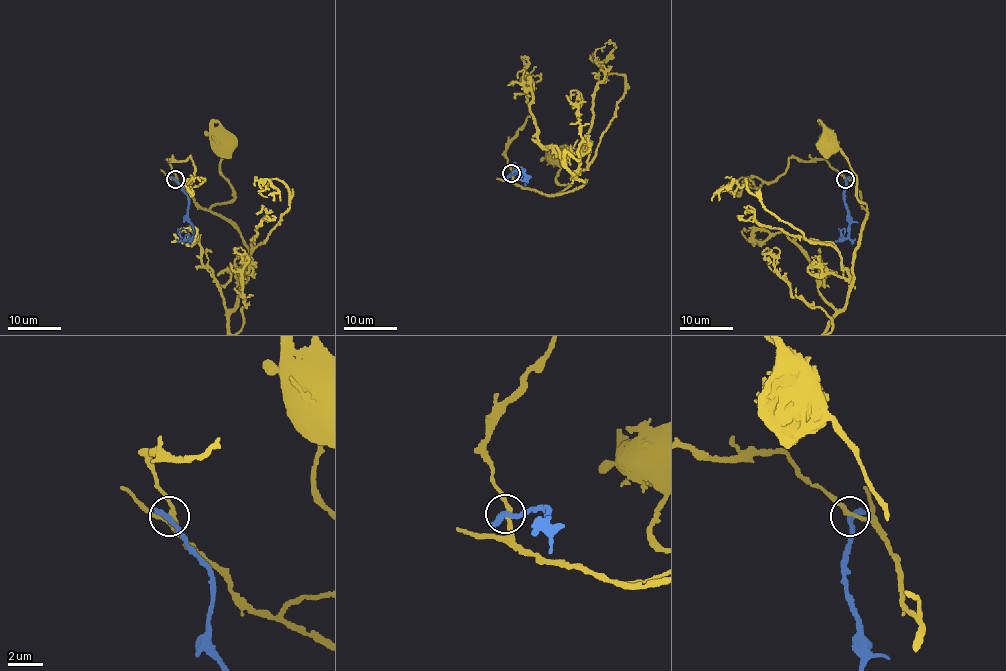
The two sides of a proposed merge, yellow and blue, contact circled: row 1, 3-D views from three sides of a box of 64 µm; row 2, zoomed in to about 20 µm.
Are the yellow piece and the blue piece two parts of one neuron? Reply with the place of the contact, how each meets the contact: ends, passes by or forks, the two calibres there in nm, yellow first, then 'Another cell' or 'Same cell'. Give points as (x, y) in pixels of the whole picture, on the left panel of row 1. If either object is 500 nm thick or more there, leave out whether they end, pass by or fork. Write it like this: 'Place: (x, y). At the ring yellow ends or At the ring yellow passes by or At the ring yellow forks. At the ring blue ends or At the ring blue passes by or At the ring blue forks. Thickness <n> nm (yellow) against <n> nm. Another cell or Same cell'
Place: (175, 179). At the ring yellow passes by. At the ring blue ends. Thickness 220 nm (yellow) against 340 nm. Another cell

